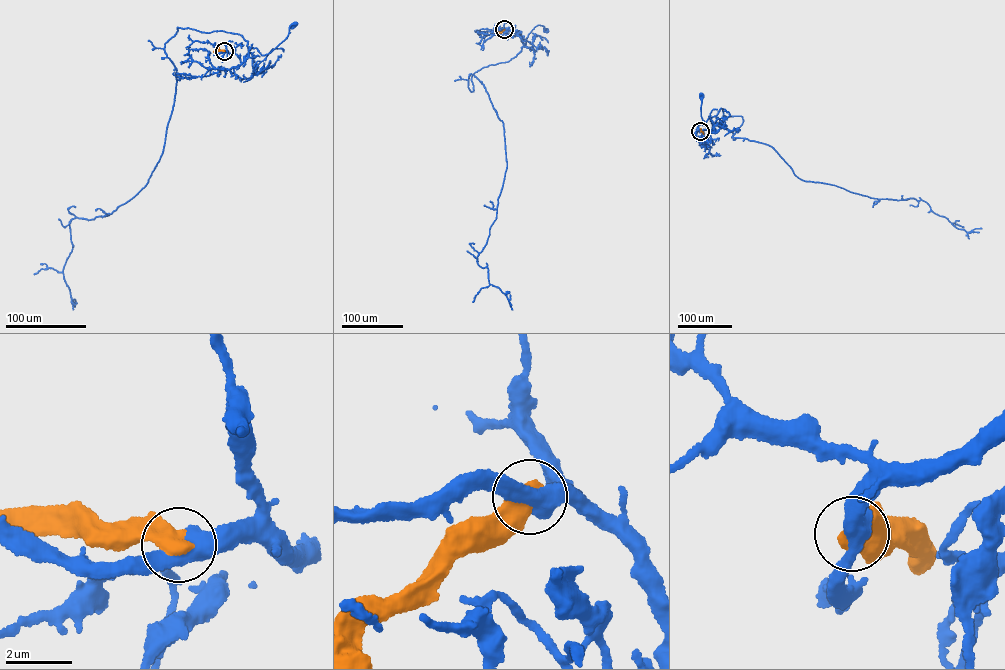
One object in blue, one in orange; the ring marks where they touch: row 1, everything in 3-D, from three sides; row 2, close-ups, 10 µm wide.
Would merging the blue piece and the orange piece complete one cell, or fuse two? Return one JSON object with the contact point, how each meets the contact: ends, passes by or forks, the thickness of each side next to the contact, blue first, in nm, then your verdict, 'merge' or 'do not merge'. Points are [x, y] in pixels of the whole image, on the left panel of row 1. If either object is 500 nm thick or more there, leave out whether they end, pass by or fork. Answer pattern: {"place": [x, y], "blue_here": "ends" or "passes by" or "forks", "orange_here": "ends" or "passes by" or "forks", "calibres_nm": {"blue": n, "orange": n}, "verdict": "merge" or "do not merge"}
{"place": [224, 51], "calibres_nm": {"blue": 500, "orange": 650}, "verdict": "do not merge"}

